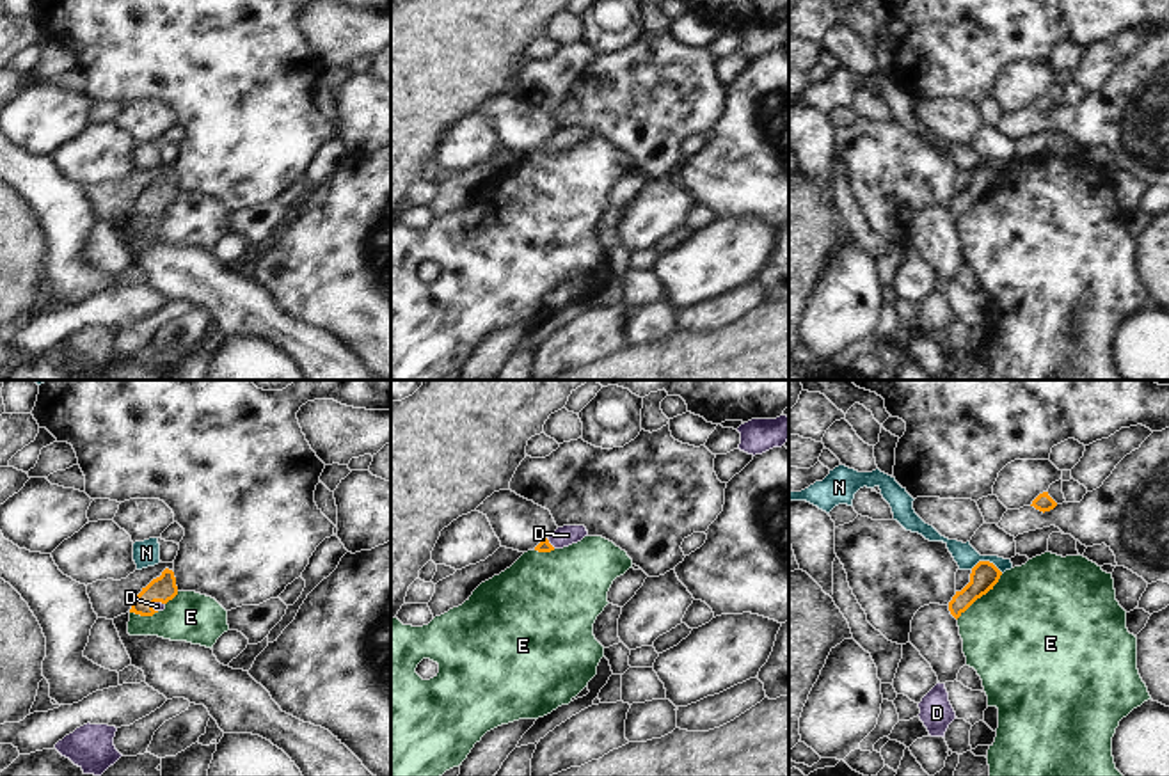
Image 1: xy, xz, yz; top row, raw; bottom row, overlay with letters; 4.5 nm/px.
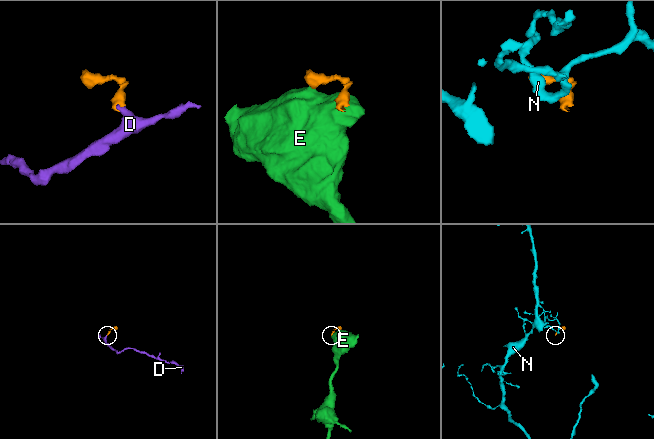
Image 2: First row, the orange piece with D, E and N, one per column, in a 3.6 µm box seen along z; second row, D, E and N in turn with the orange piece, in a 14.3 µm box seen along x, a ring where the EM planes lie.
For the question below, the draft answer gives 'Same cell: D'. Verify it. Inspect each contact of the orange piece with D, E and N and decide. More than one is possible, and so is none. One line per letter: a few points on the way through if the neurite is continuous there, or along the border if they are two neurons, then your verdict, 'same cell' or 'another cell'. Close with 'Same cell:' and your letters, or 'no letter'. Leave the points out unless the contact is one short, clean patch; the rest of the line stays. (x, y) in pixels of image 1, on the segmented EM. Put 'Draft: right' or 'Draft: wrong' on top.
Draft: right
D: way xy (164, 588), (157, 601), (157, 606); same cell
E: another cell
N: border yz (970, 569), (979, 562), (992, 562), (1002, 572); another cell
Same cell: D

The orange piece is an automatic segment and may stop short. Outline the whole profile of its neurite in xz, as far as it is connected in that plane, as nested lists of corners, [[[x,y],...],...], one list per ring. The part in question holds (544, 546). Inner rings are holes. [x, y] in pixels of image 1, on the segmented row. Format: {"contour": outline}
{"contour": [[[563,526],[563,527],[558,527],[549,538],[542,540],[535,547],[535,550],[551,552],[554,549],[563,549],[581,542],[584,536],[588,536],[588,531],[584,526]]]}

